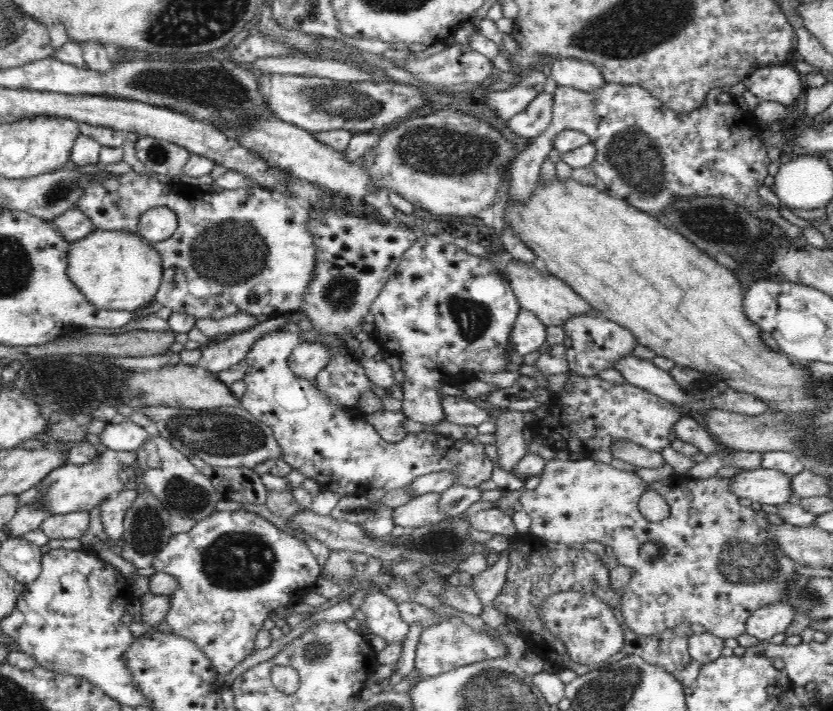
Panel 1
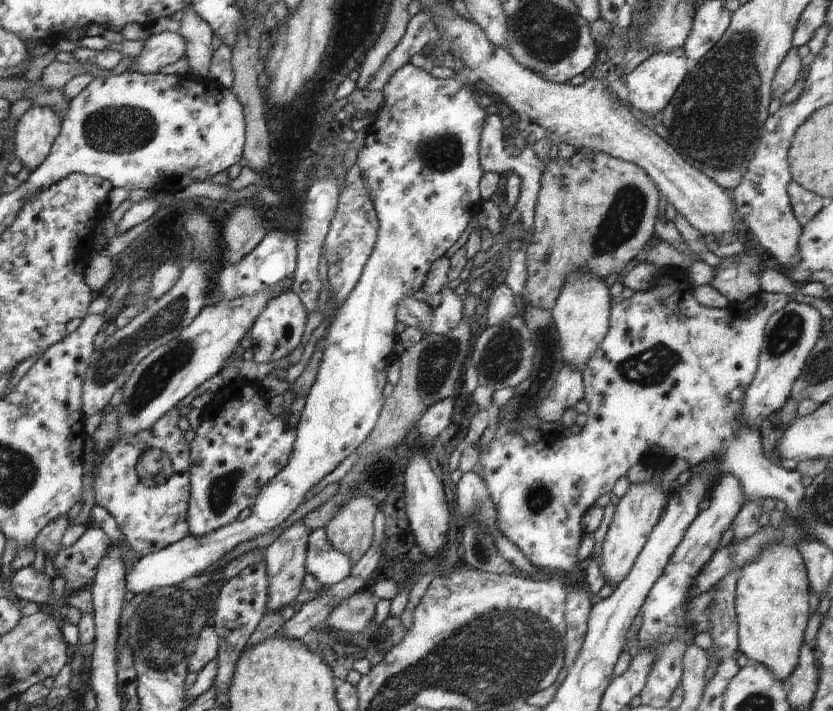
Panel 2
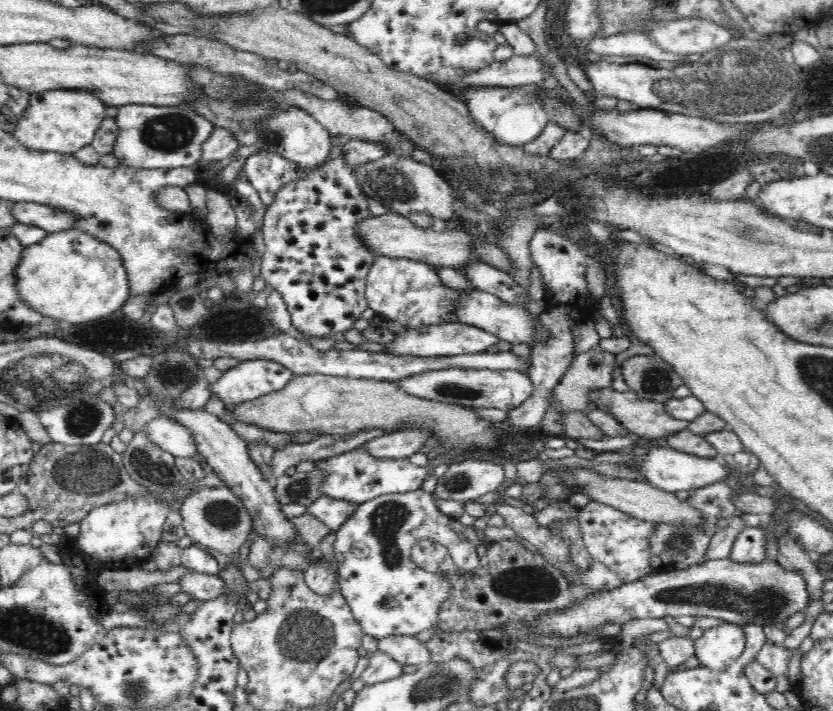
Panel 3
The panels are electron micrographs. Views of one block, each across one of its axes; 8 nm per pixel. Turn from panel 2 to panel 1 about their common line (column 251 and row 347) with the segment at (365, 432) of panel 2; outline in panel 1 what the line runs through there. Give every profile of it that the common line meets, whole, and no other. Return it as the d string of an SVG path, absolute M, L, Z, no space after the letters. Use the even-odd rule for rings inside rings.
M521 309L512 326L509 343L523 357L539 348L546 341L546 325L536 317L536 313Z

